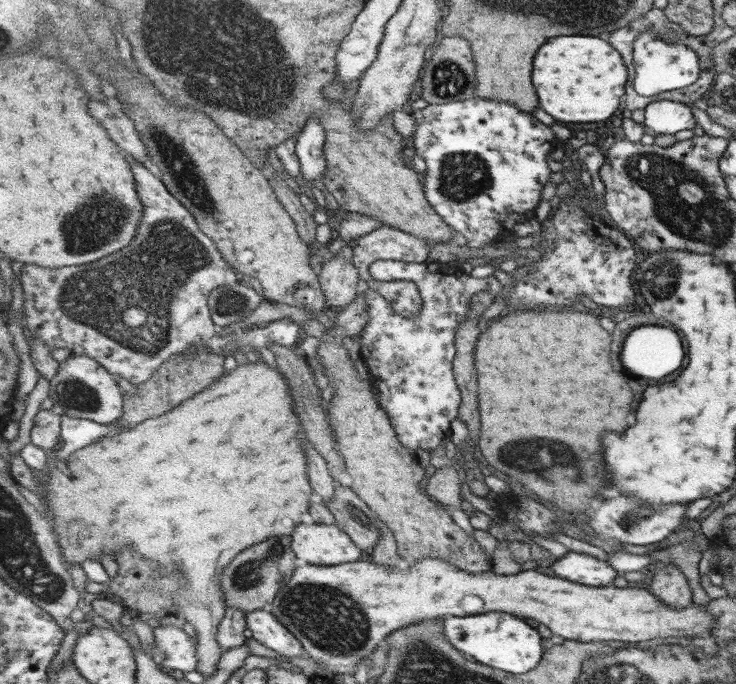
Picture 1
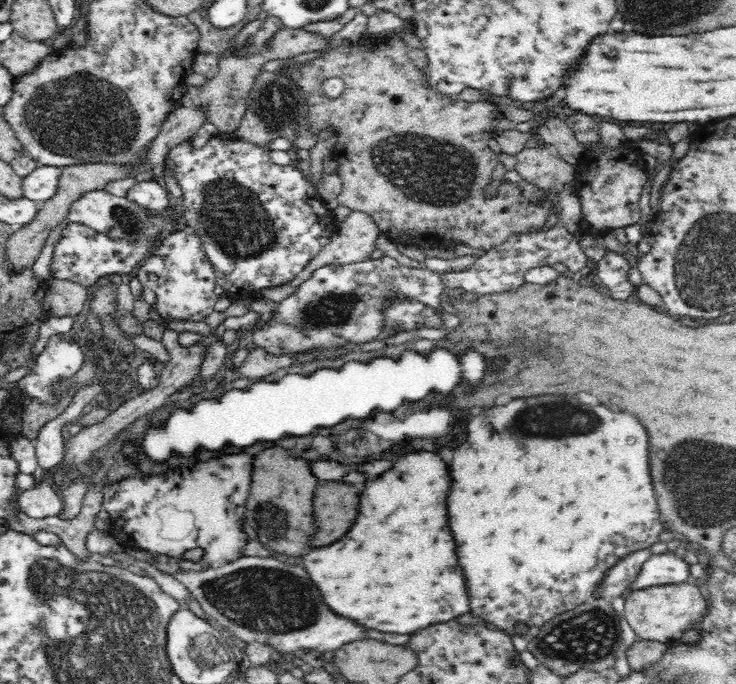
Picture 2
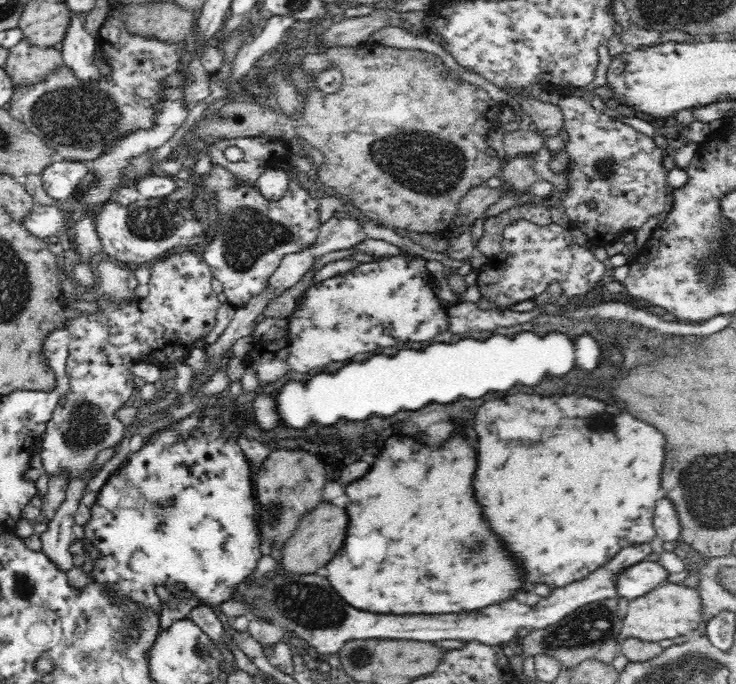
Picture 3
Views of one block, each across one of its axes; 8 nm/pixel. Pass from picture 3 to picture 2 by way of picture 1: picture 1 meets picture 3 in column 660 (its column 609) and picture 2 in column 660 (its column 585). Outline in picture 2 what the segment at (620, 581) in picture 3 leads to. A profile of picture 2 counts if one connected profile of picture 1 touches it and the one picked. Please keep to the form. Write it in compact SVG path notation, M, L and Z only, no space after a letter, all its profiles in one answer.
M674 553L653 554L644 562L640 574L630 585L630 590L648 588L662 584L680 584L693 582L690 577L690 565L684 560L677 558Z

